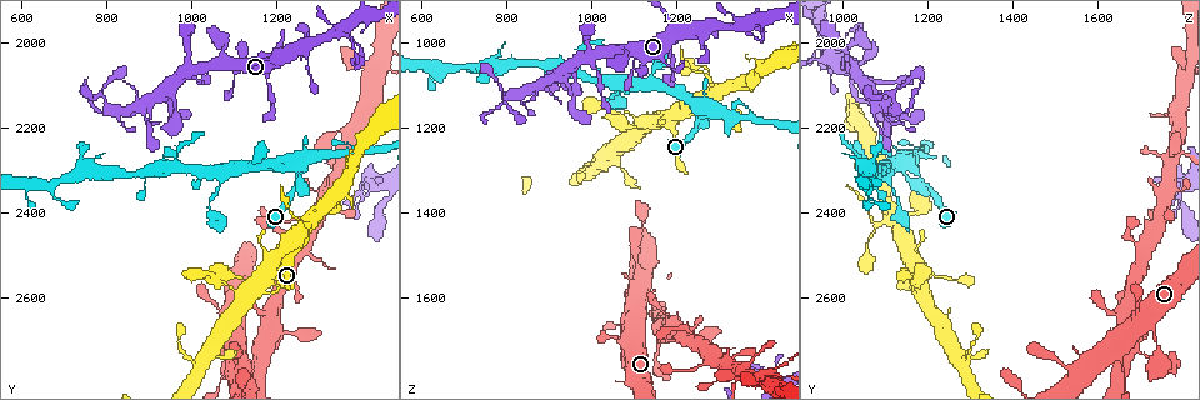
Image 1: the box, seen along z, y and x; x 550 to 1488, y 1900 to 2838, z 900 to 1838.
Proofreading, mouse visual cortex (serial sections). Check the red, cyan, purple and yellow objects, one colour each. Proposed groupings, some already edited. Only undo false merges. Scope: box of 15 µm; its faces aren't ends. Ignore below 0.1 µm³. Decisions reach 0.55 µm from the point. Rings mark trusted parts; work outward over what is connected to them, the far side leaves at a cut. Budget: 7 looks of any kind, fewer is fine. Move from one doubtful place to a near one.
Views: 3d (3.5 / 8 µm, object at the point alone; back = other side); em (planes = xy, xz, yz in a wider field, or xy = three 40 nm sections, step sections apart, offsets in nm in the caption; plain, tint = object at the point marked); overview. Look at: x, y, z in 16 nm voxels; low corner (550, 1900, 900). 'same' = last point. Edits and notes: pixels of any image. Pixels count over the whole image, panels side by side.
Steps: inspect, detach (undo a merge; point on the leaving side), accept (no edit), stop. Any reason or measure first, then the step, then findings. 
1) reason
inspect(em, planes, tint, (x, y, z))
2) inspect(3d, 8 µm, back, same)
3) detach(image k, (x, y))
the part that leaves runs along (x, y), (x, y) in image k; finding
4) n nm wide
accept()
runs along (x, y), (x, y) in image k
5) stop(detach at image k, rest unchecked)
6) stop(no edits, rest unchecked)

small branch off a trunk
inspect(3d, 3.5 µm, (1130, 2560, 1190))

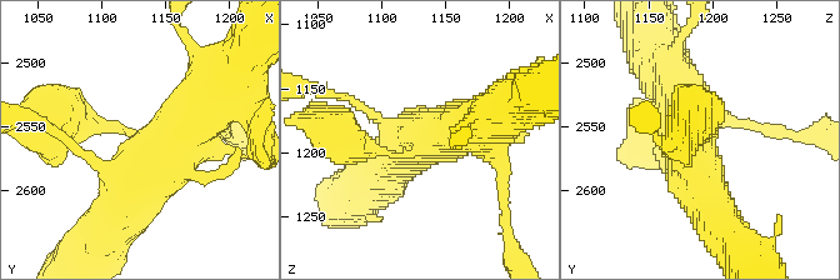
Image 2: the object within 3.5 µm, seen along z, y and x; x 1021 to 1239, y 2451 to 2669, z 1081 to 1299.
inspect(em, xy, step 5, tint, (1134, 2560, 1192))

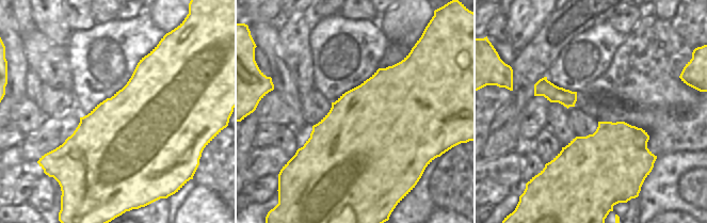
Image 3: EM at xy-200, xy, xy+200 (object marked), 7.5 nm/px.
accept()
runs along (221, 99), (175, 141), (109, 218) in image 2; continuous, no second cell

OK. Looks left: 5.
branch point
inspect(3d, 3.5 µm, (1240, 2335, 1200))

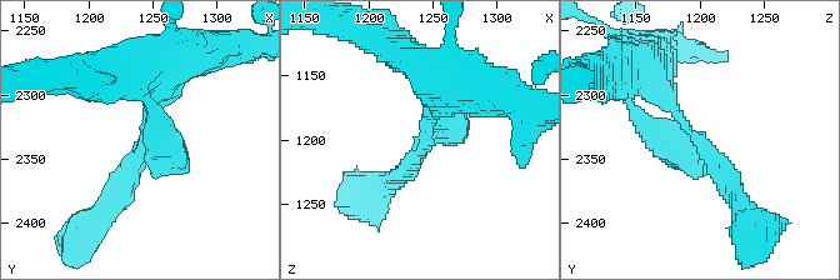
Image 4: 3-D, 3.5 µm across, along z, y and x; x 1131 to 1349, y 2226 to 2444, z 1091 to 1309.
need the tissue
inspect(em, planes, tint, (1246, 2334, 1200))

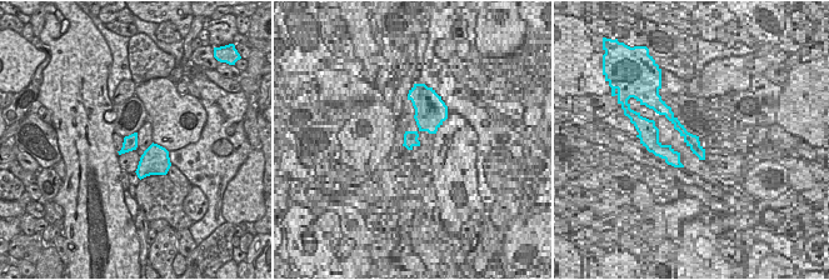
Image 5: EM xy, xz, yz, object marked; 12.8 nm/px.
190 nm wide
accept()
runs along (740, 199), (708, 149), (644, 73) in image 4; all the same cell

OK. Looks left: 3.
small branch off a trunk
inspect(3d, 3.5 µm, (1065, 2325, 1110))

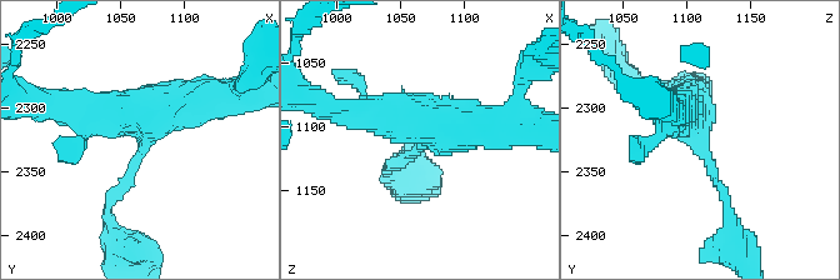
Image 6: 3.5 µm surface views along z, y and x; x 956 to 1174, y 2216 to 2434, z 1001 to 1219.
inspect(em, xy, step 2, tint, (1070, 2322, 1106))

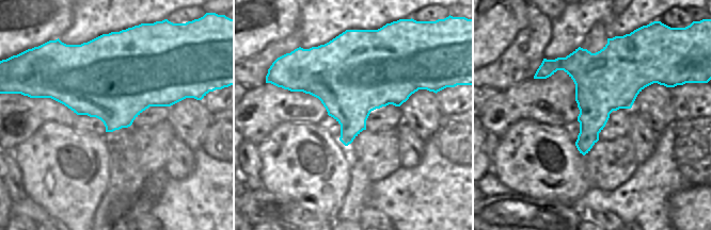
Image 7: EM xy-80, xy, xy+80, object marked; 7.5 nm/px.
accept()
runs along (508, 125), (450, 129), (343, 109) in image 6; one cell here

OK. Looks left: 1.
stop(no edits, rest unchecked)

